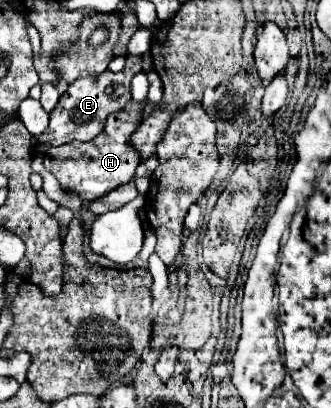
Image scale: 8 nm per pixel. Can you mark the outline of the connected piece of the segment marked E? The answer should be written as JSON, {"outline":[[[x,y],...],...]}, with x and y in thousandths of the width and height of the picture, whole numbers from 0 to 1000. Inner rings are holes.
{"outline":[[[429,132],[423,137],[381,137],[381,162],[375,162],[369,176],[344,181],[344,176],[320,172],[314,181],[302,181],[290,191],[236,191],[230,201],[218,201],[205,211],[205,221],[181,235],[163,270],[151,275],[145,314],[121,333],[97,333],[97,380],[139,377],[151,360],[187,358],[187,353],[205,353],[218,343],[266,348],[266,343],[290,338],[308,324],[320,289],[344,275],[369,270],[387,255],[387,245],[393,245],[393,196],[423,172],[429,172]]]}

